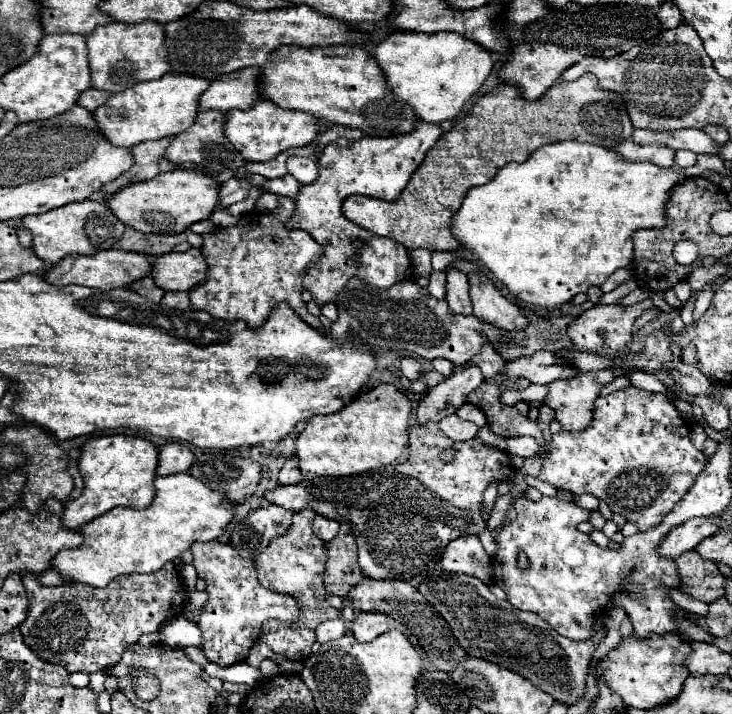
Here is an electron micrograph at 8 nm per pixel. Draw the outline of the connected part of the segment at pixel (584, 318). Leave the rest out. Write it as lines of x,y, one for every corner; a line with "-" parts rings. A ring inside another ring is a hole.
639,301
635,305
595,305
587,311
583,311
579,317
575,317
569,325
567,325
567,337
573,341
575,347
579,349
587,349
587,351
599,351
603,347
619,353
625,351
631,343
631,325
635,323
635,319
647,309
647,301

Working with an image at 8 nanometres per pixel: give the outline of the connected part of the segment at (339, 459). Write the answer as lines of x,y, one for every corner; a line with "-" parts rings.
377,385
353,397
333,415
311,417
305,421
305,429
295,441
303,479
345,477
405,463
409,455
409,415
411,401
403,391
399,391
395,385

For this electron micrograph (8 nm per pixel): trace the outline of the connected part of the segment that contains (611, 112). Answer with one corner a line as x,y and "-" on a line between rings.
583,73
573,83
553,85
553,89
549,89
549,93
545,93
545,97
541,97
541,101
529,101
529,99
521,97
521,93
515,87
499,85
491,93
483,95
471,107
469,115
459,119
451,131
441,135
441,139
427,151
427,157
423,159
419,169
411,175
407,187
403,189
403,193
397,201
387,203
387,201
377,201
373,197
351,195
343,201
343,215
349,221
353,221
355,225
359,225
375,235
389,237
389,239
405,245
407,249
423,247
429,251
455,251
455,249
459,249
459,241
453,239
453,235
449,231
453,213
461,207
461,203
471,187
489,183
505,163
509,163
509,161
523,163
541,145
565,141
565,139
587,141
587,143
595,143
595,145
613,149
621,141
631,139
631,133
633,133
633,125
627,117
621,97
617,93
601,89
597,85
597,77
593,73

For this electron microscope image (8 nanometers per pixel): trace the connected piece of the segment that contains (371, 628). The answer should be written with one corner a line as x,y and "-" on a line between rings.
357,613
351,623
351,633
361,643
373,641
385,631
389,631
389,619
383,613

